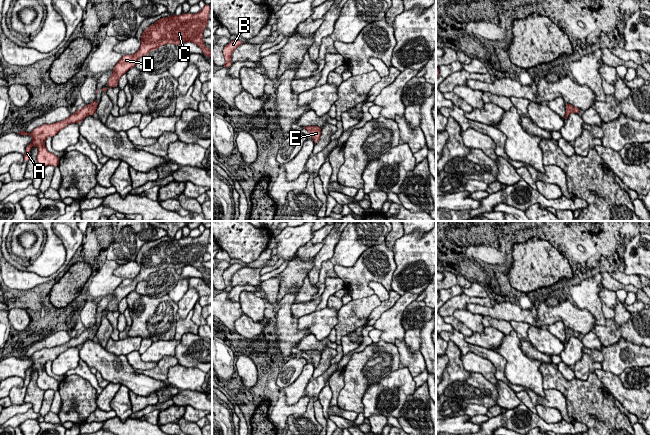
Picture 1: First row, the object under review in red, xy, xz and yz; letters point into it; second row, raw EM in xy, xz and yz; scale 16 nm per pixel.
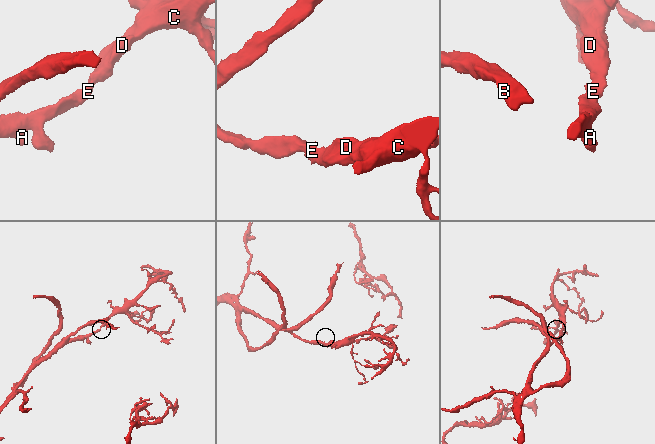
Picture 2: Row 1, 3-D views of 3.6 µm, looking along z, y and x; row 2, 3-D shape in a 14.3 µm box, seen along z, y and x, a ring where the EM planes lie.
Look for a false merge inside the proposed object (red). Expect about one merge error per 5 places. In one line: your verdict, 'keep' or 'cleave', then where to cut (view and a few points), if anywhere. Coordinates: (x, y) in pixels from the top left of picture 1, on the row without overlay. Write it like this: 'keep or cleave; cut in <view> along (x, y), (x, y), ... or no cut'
keep; no cut

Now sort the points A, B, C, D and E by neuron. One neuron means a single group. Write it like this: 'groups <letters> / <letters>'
groups A B C D E

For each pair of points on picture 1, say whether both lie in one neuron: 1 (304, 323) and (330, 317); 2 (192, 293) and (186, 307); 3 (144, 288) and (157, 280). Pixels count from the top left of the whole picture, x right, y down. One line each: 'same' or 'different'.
1: same
2: same
3: same

